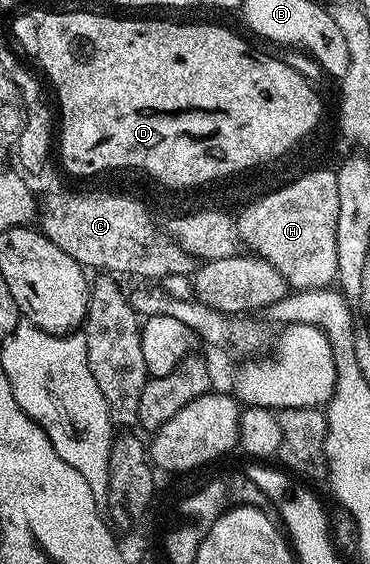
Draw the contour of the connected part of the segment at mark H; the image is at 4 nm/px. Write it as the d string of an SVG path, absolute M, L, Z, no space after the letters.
M333 169L312 171L288 188L281 188L258 199L258 205L246 211L242 226L249 235L253 253L268 260L295 291L321 290L337 279L336 228L340 201L337 195L337 176Z

